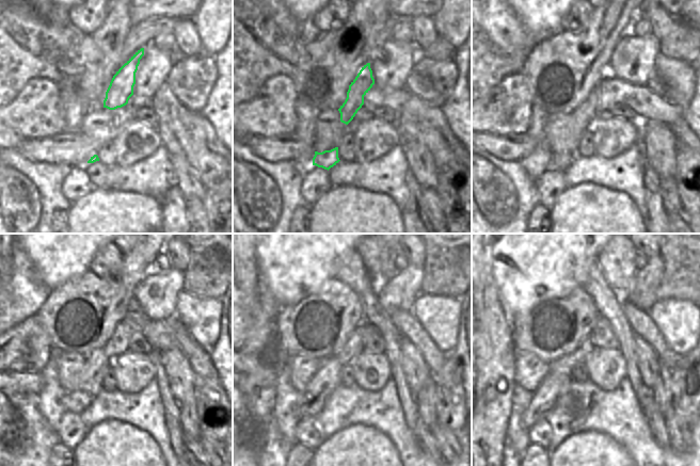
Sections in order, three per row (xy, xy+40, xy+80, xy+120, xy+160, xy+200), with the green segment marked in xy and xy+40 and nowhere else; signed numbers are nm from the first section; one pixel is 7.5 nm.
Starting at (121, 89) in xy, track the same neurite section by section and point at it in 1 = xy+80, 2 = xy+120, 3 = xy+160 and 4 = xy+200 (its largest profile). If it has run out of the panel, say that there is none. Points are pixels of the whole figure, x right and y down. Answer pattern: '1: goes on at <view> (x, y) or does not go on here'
1: goes on at xy+80 (582, 118)
2: goes on at xy+120 (89, 385)
3: goes on at xy+160 (328, 379)
4: goes on at xy+200 (540, 405)

